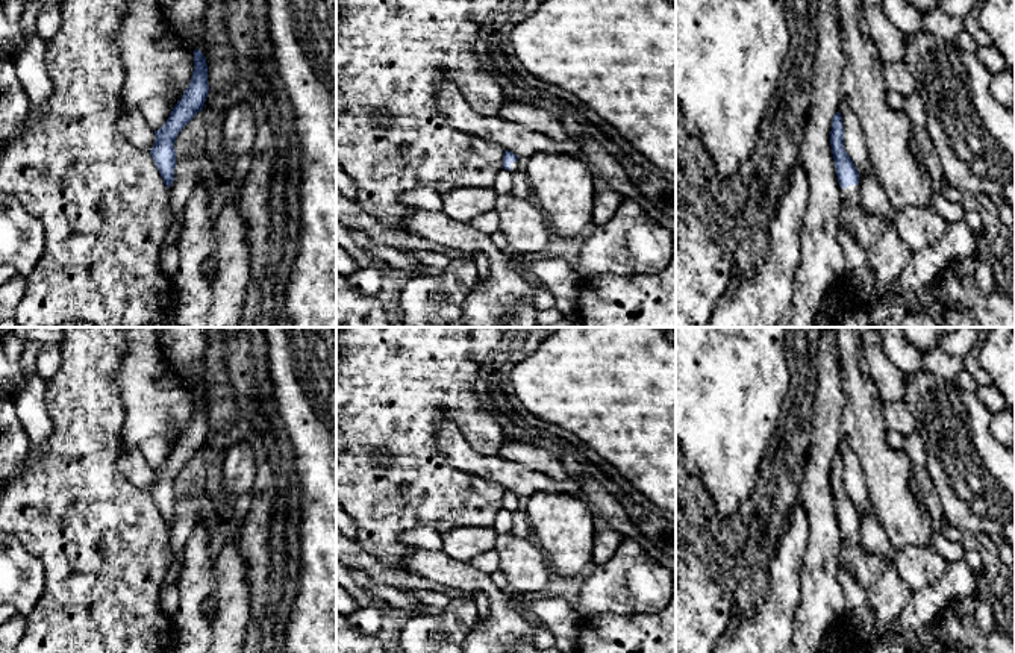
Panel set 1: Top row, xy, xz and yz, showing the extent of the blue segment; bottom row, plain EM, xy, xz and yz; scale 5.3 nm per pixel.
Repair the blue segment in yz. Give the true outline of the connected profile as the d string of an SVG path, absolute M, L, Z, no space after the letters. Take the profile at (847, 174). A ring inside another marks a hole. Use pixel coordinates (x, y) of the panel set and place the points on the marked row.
M836 112L832 118L830 145L842 200L845 203L859 203L860 202L859 173L851 158L844 148L844 126L839 112Z

